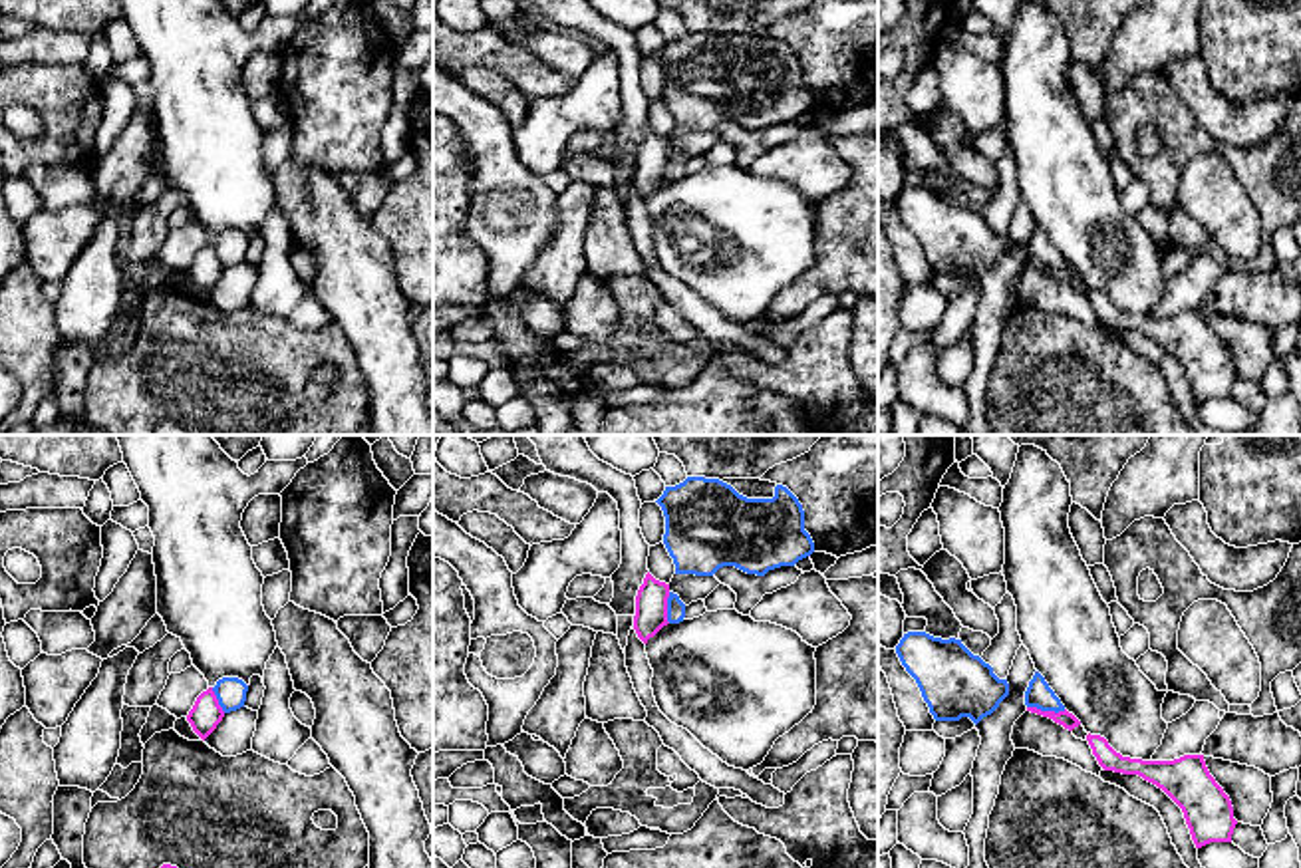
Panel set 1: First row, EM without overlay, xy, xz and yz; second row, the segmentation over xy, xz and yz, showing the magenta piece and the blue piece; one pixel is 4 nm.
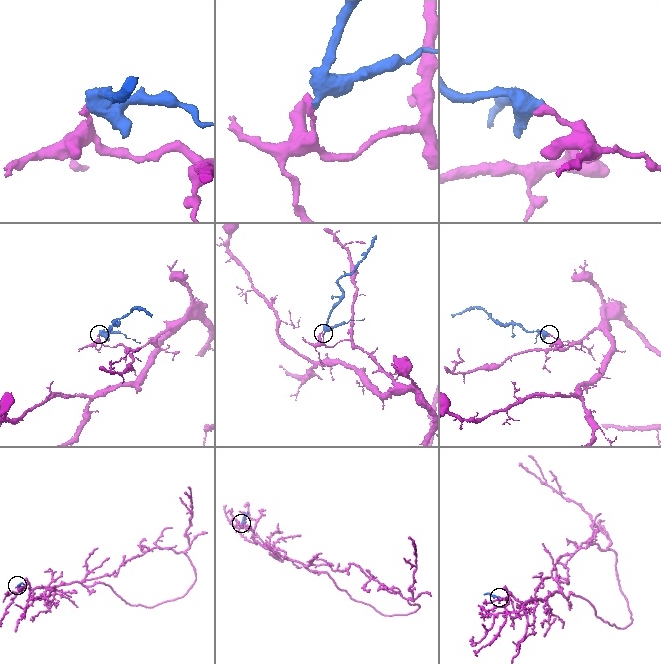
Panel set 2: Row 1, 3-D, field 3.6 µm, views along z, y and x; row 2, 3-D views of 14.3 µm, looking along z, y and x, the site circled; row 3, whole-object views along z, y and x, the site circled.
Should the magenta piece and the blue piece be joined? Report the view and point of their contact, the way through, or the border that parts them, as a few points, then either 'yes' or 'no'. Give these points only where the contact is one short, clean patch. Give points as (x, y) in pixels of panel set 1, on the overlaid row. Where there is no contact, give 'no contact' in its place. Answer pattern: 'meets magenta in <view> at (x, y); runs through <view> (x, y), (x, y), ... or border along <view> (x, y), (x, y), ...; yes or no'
meets magenta in yz at (1047, 712); border along yz (1027, 706), (1055, 712), (1065, 710); no

